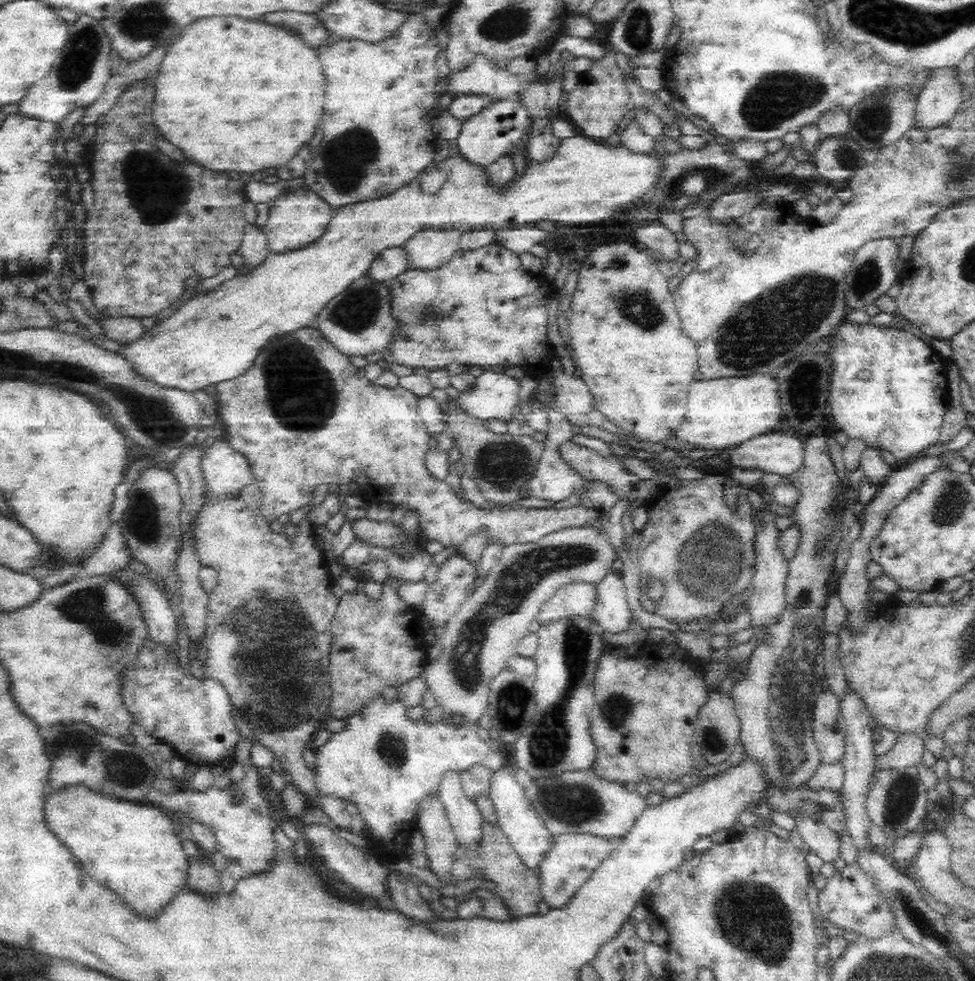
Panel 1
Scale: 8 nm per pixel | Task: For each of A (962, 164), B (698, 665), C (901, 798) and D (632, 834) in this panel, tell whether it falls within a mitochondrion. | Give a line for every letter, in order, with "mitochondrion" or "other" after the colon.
A: mitochondrion
B: other
C: mitochondrion
D: other

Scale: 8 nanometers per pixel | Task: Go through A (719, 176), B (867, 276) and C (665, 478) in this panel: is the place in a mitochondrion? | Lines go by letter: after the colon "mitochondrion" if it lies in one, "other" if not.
A: mitochondrion
B: mitochondrion
C: other

